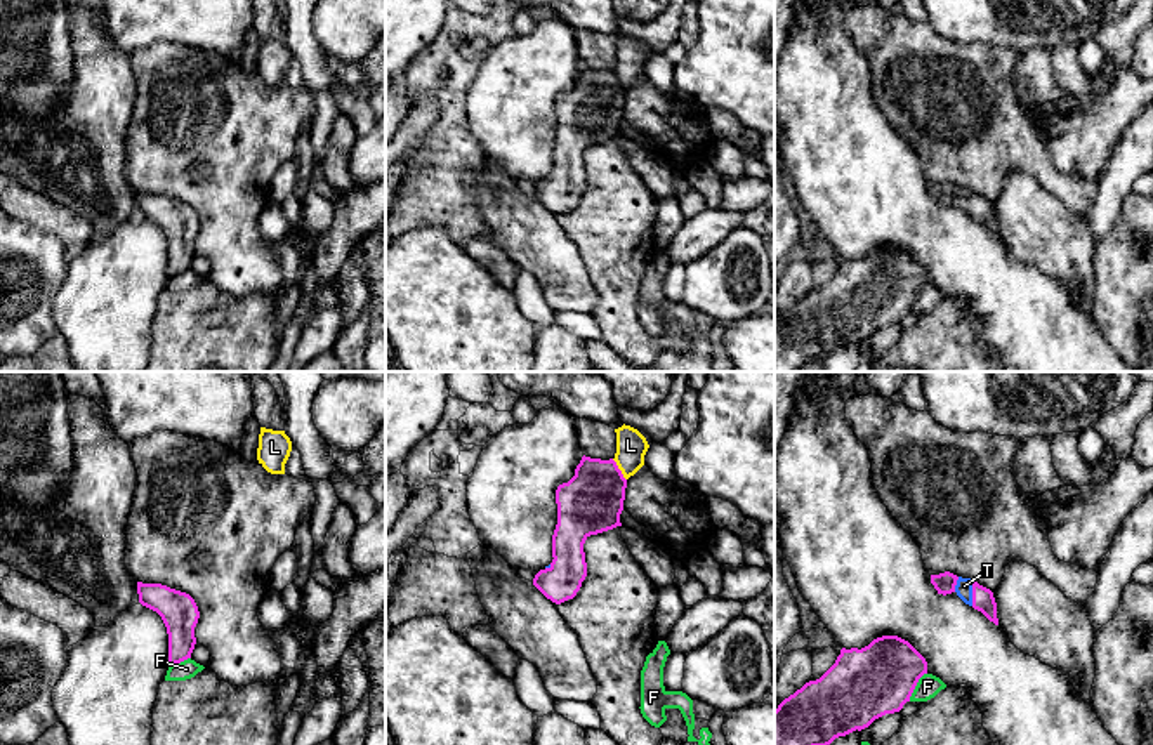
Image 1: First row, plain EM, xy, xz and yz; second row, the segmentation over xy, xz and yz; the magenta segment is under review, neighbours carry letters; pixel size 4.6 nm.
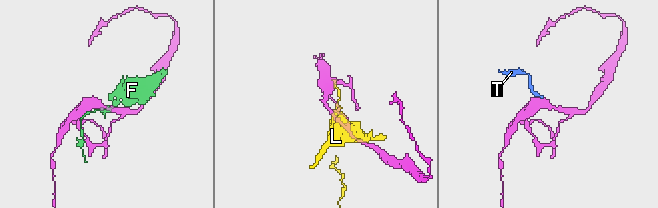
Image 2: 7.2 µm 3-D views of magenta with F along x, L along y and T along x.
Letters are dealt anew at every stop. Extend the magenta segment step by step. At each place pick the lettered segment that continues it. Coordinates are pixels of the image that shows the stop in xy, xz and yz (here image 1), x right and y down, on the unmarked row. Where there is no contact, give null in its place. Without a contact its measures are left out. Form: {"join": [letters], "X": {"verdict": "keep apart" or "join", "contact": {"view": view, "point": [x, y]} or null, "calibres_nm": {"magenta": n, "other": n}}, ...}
{"join": ["T"], "F": {"verdict": "keep apart", "contact": {"view": "yz", "point": [915, 296]}, "calibres_nm": {"magenta": 340, "other": 110}}, "L": {"verdict": "keep apart", "contact": {"view": "xz", "point": [619, 80]}, "calibres_nm": {"magenta": 300, "other": 140}}, "T": {"verdict": "join", "contact": {"view": "yz", "point": [973, 205]}, "calibres_nm": {"magenta": 100, "other": 80}}}

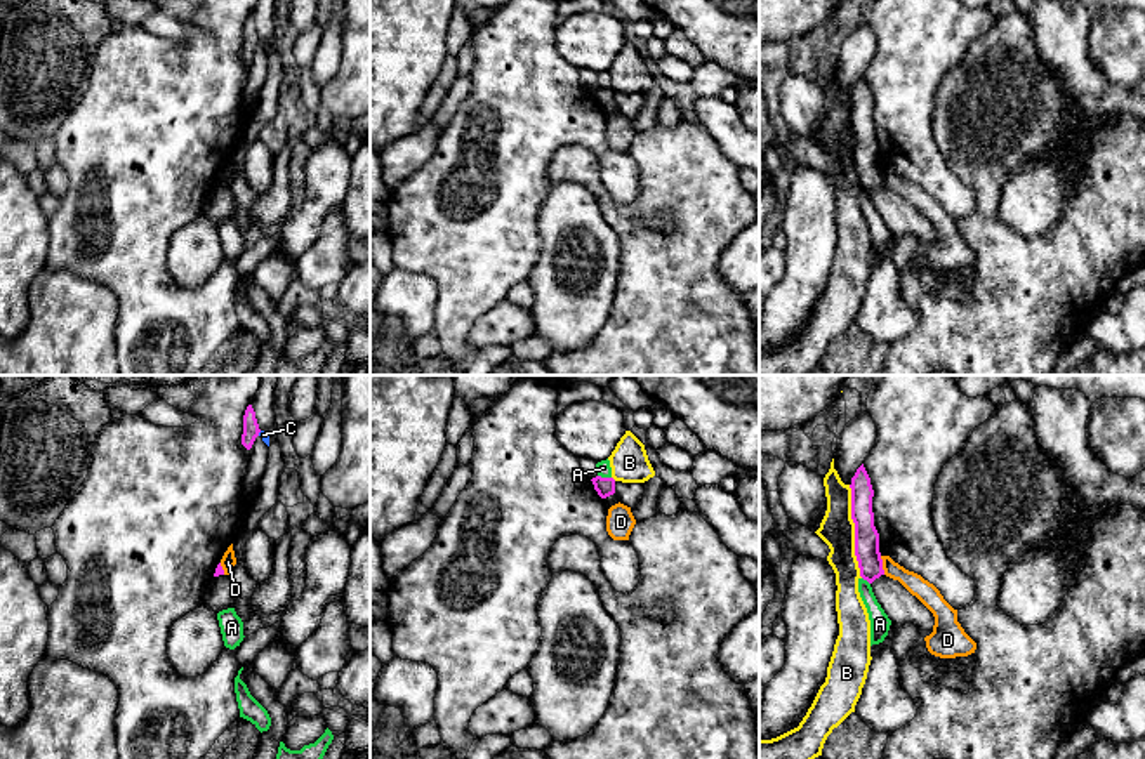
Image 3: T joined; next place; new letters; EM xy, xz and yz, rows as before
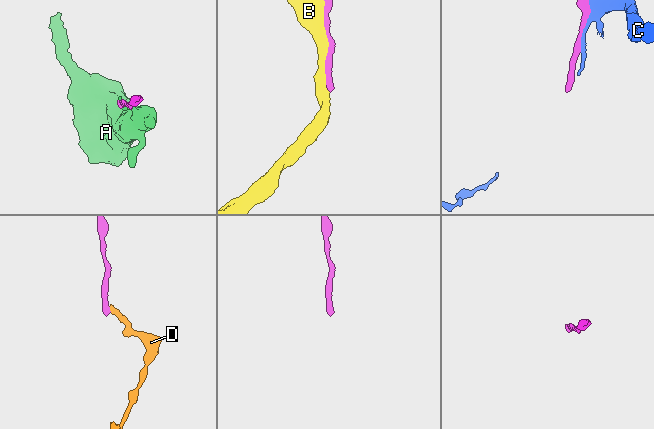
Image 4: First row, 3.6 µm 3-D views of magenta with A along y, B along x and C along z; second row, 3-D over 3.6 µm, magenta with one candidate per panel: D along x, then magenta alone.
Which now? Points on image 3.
{"join": [], "A": {"verdict": "keep apart", "contact": {"view": "xz", "point": [605, 89]}, "calibres_nm": {"magenta": 90, "other": 70}}, "B": {"verdict": "keep apart", "contact": {"view": "yz", "point": [855, 143]}, "calibres_nm": {"magenta": 110, "other": 160}}, "C": {"verdict": "keep apart", "contact": {"view": "xy", "point": [259, 42]}, "calibres_nm": {"magenta": 80, "other": 40}}, "D": {"verdict": "keep apart", "contact": {"view": "yz", "point": [881, 176]}, "calibres_nm": {"magenta": 110, "other": 100}}}

